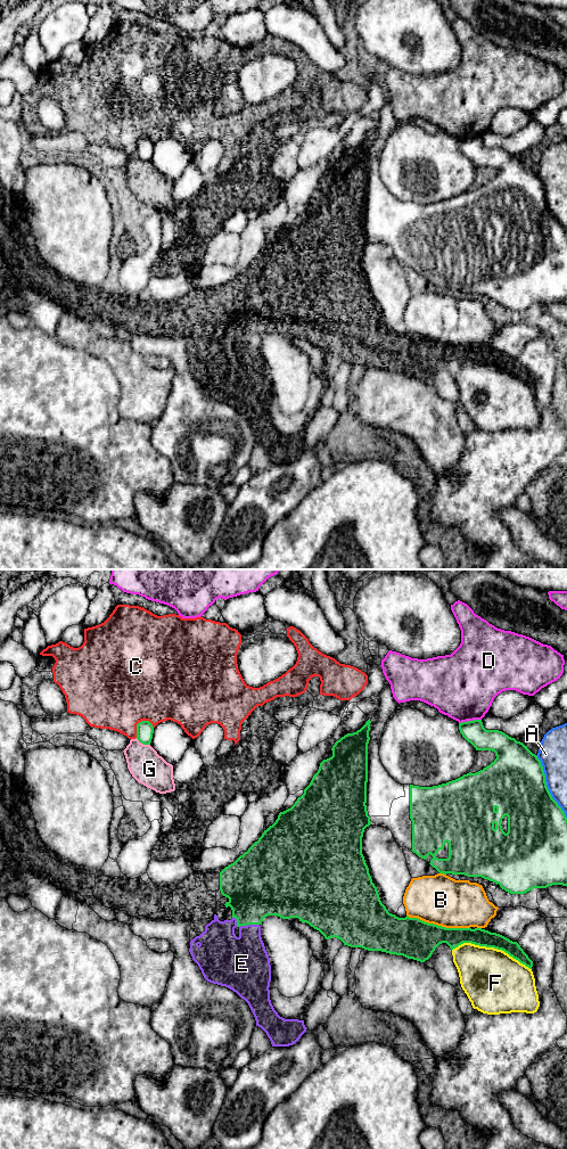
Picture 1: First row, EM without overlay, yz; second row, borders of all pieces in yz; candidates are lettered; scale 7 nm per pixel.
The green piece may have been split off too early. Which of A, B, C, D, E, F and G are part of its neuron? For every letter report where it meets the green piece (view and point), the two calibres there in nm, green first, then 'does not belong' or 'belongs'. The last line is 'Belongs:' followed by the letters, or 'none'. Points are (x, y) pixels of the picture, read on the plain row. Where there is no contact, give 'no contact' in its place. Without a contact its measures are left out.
A: contact yz (547, 204); calibres 440 and 200 nm; does not belong
B: contact yz (438, 343); calibres 280 and 360 nm; does not belong
C: contact yz (137, 142); calibres 120 and 480 nm; does not belong
D: contact yz (469, 138); calibres 160 and 460 nm; does not belong
E: contact yz (244, 342); calibres 380 and 340 nm; belongs
F: contact yz (492, 363); calibres 120 and 440 nm; does not belong
G: contact yz (142, 159); calibres 120 and 240 nm; does not belong
Belongs: E

